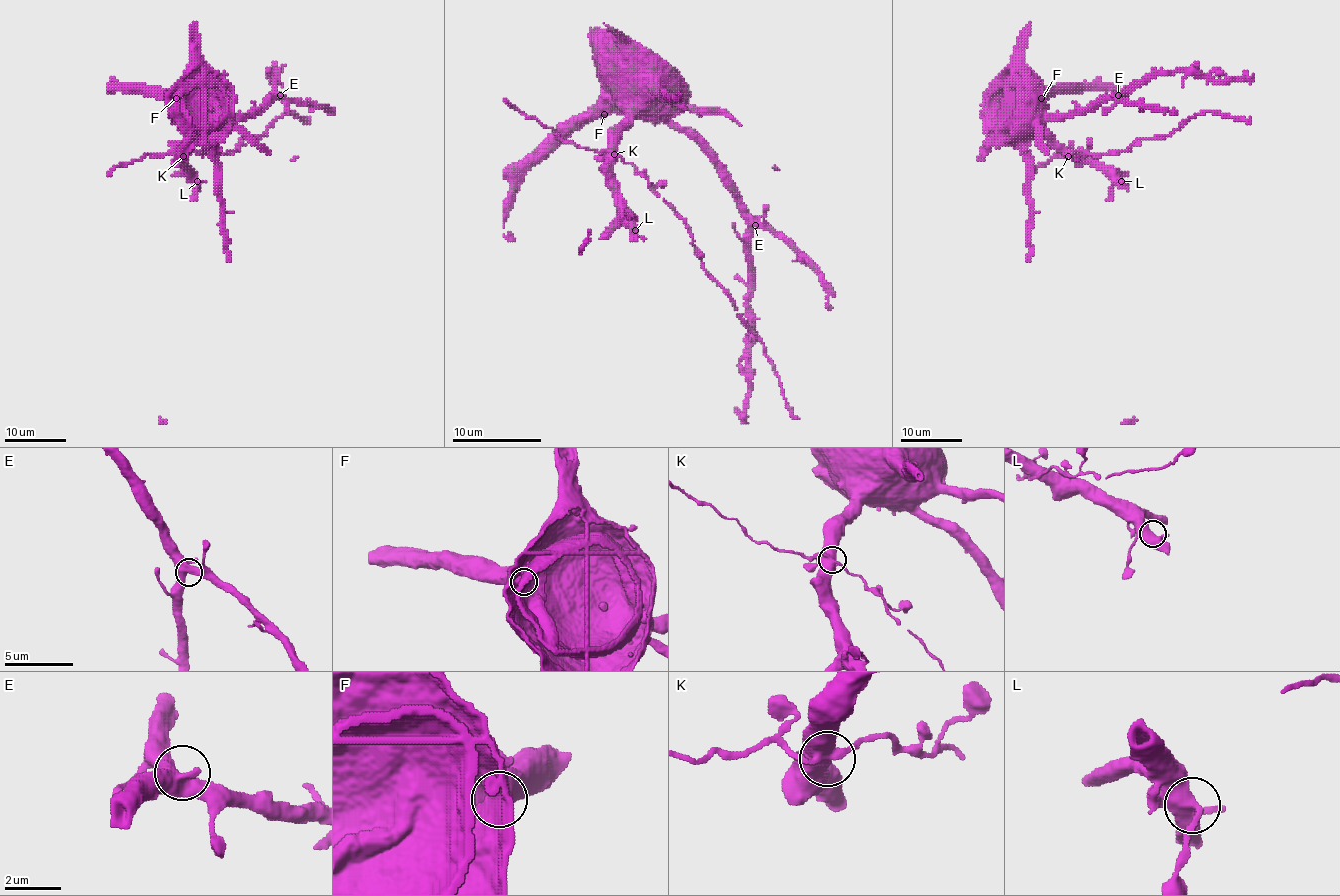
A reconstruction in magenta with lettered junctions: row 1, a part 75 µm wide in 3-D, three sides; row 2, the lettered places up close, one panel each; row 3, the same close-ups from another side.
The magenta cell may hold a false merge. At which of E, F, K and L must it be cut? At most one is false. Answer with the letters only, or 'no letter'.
no letter

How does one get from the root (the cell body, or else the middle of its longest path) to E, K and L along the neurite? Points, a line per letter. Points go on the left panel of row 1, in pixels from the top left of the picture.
E: (183, 93), (191, 86), (202, 86), (203, 100), (223, 115), (251, 115), (264, 101), (275, 100), (280, 95)
K: (183, 93), (179, 93), (179, 112), (191, 127), (183, 156)
L: (183, 93), (179, 93), (179, 112), (186, 119), (191, 132), (186, 136), (182, 161), (183, 167), (197, 181)

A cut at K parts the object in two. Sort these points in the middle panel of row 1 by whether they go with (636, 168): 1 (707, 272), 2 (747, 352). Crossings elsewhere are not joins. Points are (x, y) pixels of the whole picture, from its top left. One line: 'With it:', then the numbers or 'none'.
With it: 1

